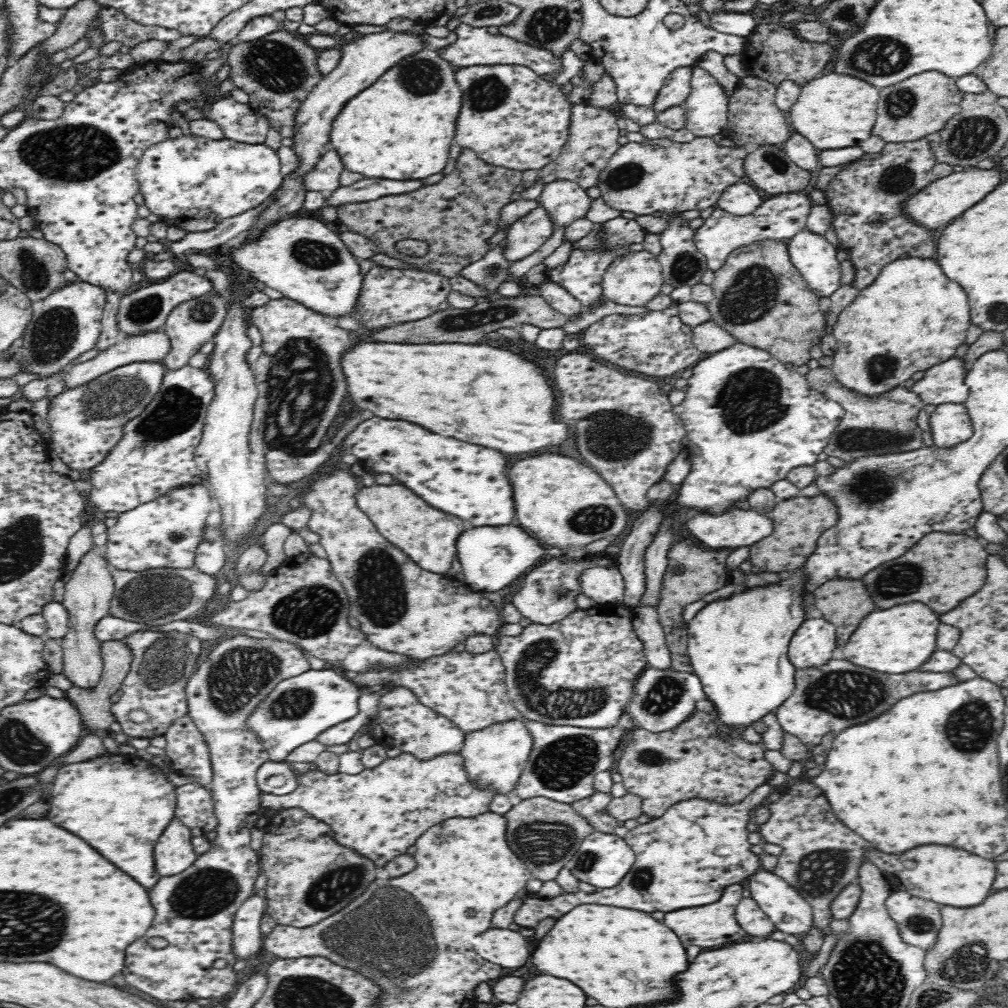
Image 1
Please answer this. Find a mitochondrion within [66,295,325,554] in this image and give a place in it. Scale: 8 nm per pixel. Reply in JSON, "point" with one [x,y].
{"point":[176,414]}

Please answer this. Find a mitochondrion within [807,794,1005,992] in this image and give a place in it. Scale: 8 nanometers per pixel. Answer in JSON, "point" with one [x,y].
{"point":[971,963]}

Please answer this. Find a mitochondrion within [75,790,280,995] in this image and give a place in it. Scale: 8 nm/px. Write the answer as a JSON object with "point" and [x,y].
{"point":[208,892]}

